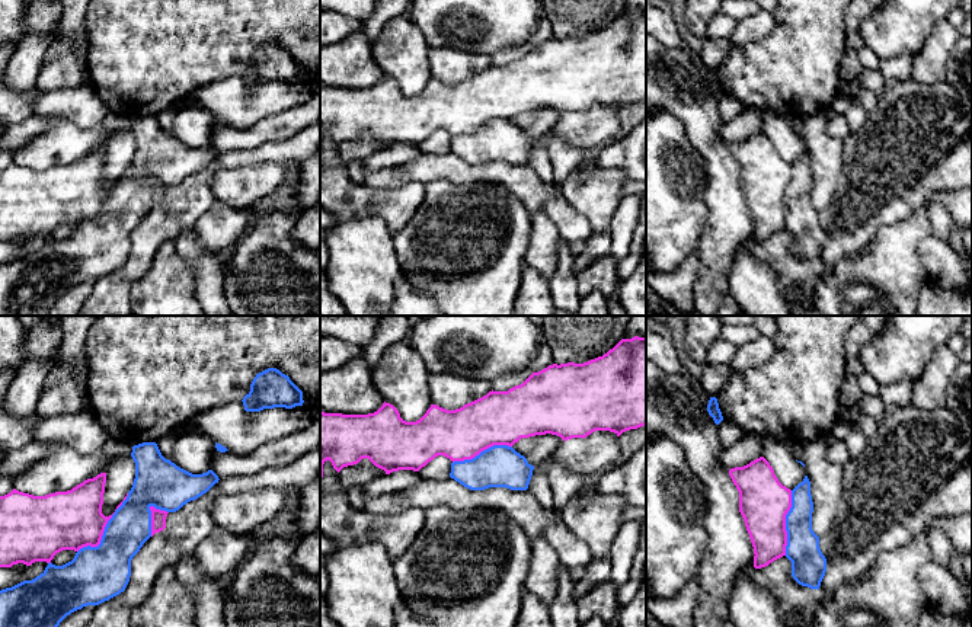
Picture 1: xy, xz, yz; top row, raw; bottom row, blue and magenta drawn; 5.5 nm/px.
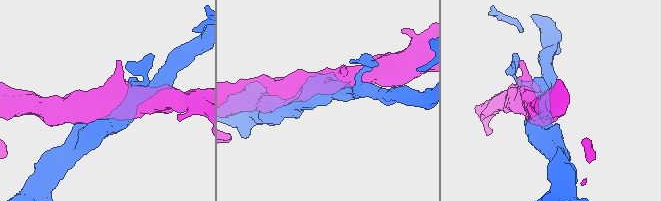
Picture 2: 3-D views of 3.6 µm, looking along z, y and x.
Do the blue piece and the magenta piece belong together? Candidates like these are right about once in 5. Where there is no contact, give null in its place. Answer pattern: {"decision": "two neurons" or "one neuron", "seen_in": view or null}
{"decision": "two neurons", "seen_in": "xy"}

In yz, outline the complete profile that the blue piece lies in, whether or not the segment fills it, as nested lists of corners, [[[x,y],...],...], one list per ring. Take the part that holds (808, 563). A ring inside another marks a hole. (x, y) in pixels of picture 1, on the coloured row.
[[[805,476],[792,490],[792,508],[786,515],[786,557],[792,562],[792,576],[799,585],[819,589],[826,559],[819,548],[819,537],[812,530],[812,512],[810,482]]]

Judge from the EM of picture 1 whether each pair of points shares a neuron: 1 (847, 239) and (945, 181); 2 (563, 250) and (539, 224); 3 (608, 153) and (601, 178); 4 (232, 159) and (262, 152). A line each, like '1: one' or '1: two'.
1: one
2: two
3: two
4: one

